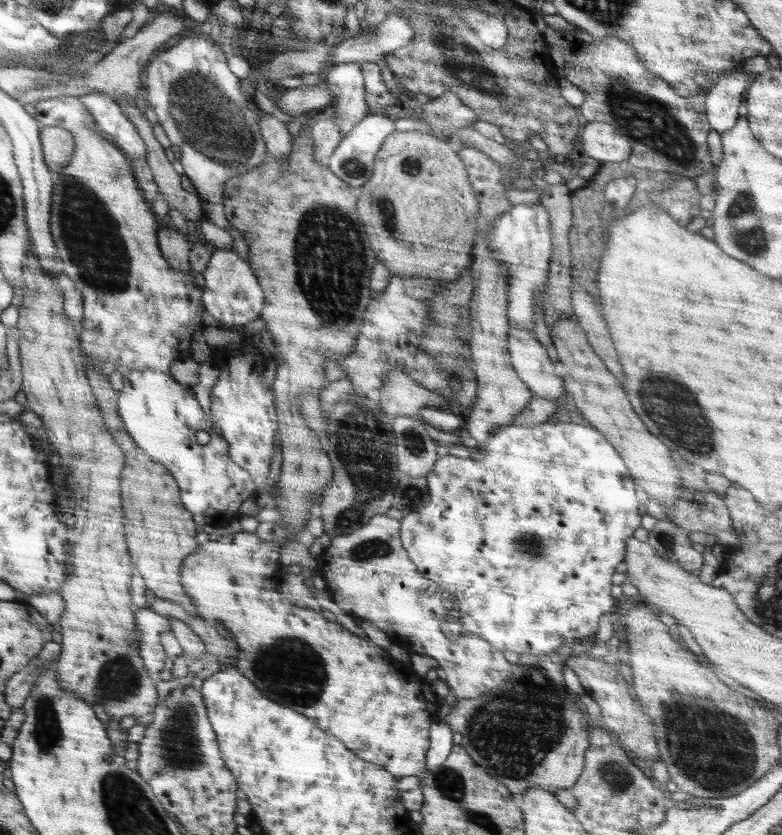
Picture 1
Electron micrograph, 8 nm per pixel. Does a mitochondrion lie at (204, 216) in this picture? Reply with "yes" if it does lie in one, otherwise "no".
no

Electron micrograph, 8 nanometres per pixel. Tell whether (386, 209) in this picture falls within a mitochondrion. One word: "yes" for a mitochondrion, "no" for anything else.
yes

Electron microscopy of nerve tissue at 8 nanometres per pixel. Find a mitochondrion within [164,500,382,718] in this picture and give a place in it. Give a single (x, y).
(288, 667)

